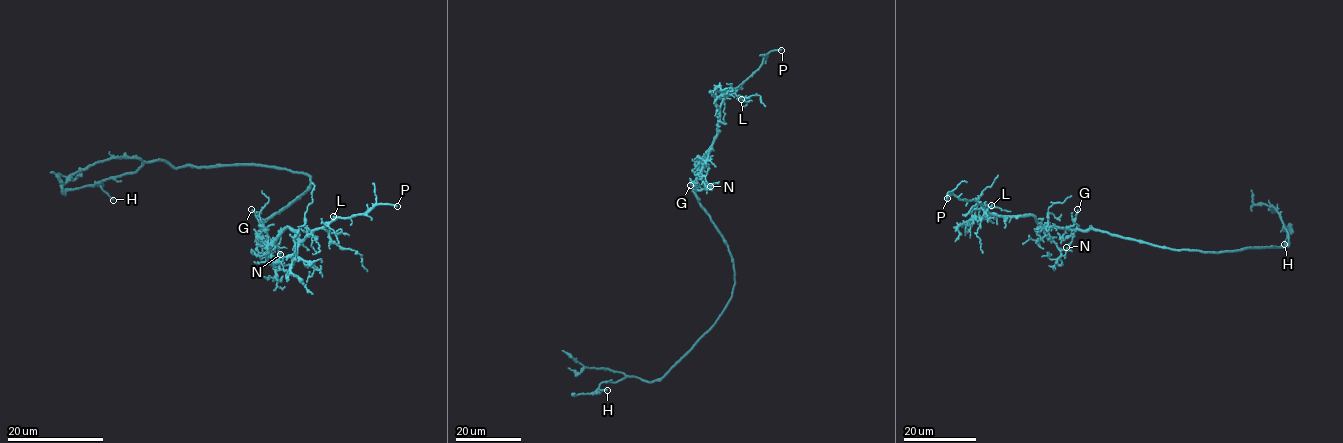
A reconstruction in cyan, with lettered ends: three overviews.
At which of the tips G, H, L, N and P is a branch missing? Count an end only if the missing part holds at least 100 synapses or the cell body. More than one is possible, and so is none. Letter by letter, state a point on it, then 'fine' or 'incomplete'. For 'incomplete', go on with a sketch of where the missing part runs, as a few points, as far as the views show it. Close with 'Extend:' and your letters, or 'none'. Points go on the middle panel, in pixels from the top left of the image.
G: (690, 185) | fine
H: (607, 390) | fine
L: (741, 99) | fine
N: (710, 186) | fine
P: (781, 50) | incomplete | (781, 50), (781, 45), (771, 37), (736, 34)
Extend: P

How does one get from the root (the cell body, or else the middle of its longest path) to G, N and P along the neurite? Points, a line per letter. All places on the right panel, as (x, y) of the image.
G: (1154, 246), (1092, 229), (1071, 230), (1070, 226), (1077, 209)
N: (1154, 246), (1092, 229), (1043, 227), (1044, 234), (1055, 243), (1061, 255), (1065, 255), (1066, 247)
P: (1154, 246), (1092, 229), (1044, 227), (1031, 215), (993, 215), (979, 203), (962, 200), (949, 192), (947, 198)

